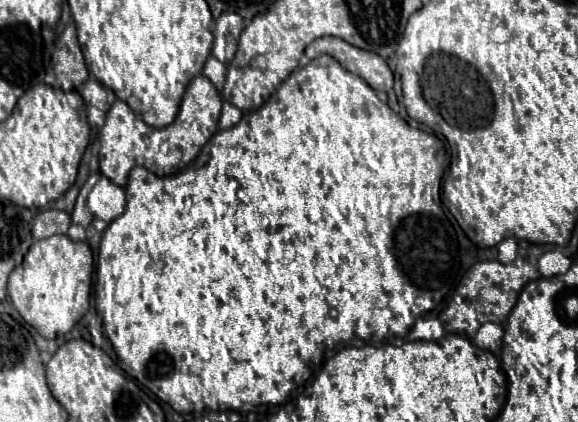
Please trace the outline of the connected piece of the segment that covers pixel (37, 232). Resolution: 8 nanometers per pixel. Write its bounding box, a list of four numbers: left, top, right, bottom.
[32,209,72,239]

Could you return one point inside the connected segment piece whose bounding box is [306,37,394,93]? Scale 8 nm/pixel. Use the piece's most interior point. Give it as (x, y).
(371, 67)

